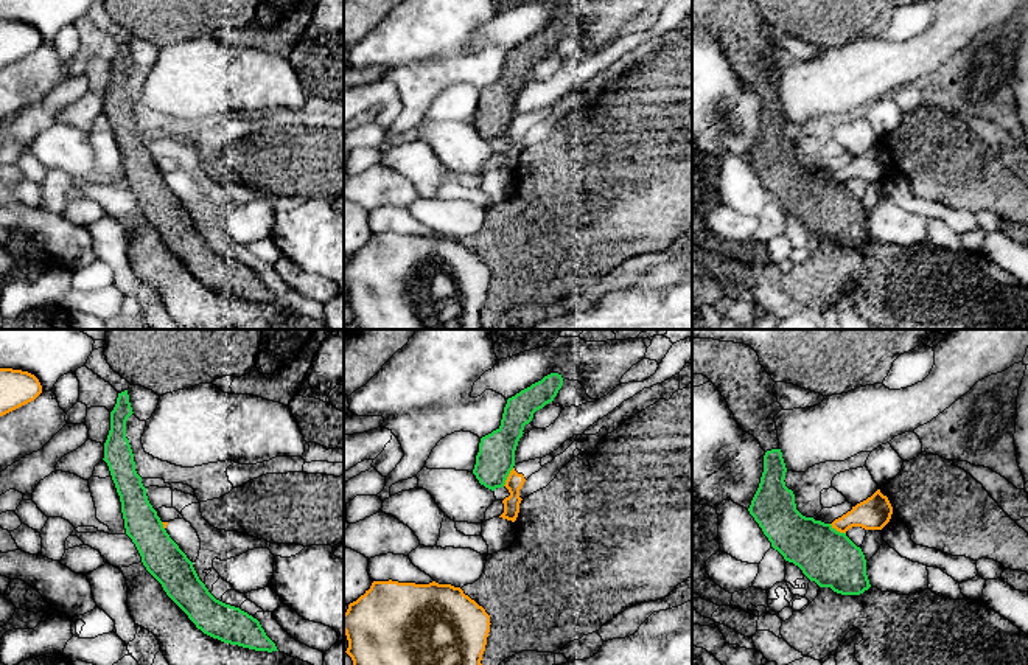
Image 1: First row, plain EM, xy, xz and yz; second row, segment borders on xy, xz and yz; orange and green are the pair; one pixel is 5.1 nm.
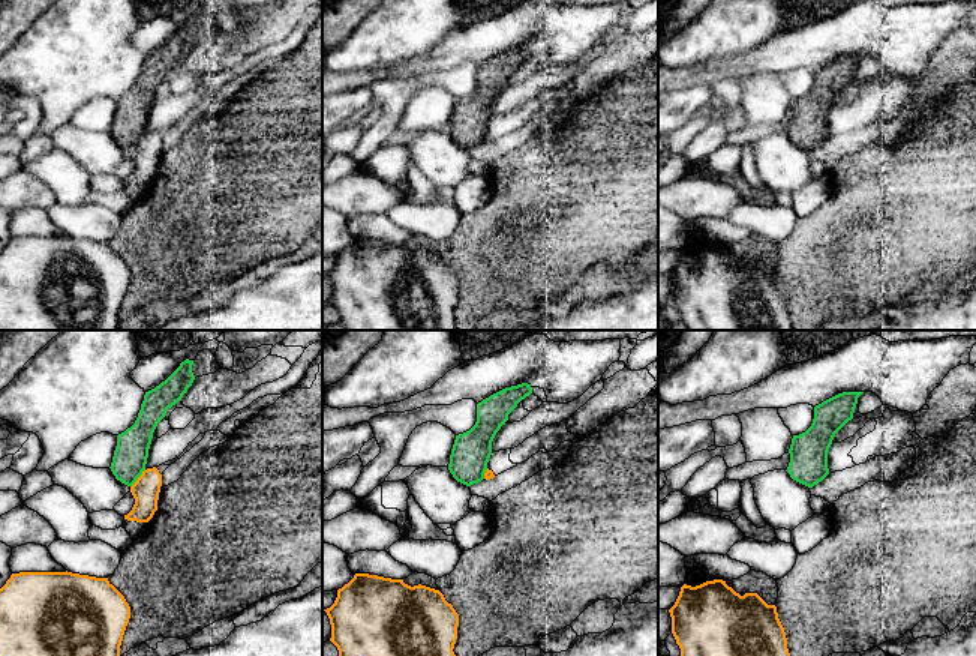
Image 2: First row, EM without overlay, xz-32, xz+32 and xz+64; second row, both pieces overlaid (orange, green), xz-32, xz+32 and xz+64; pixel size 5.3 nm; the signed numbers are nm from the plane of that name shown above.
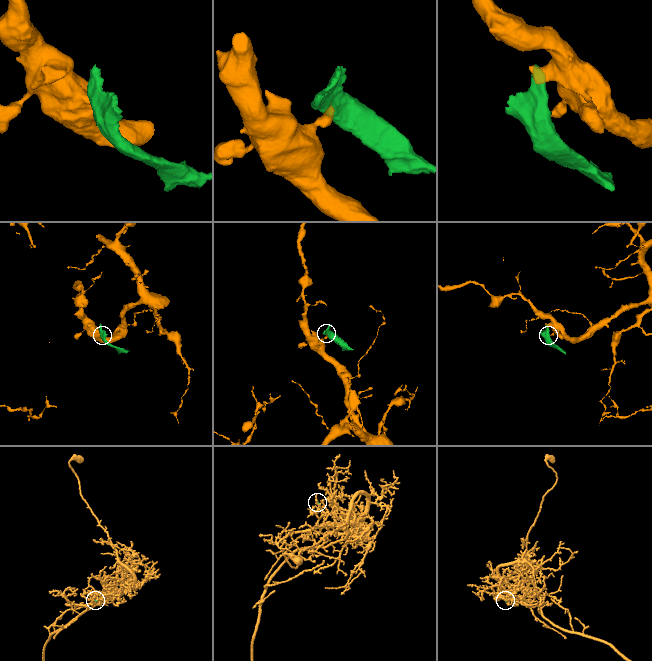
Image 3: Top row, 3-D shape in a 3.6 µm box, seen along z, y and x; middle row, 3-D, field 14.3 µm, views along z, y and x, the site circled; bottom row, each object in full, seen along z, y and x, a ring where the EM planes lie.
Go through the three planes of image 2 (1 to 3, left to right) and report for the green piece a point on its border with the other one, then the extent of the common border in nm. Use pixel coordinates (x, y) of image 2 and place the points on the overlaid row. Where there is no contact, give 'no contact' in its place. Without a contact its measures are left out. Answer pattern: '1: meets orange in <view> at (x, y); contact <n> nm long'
1: meets orange in xz-32 at (138, 478); contact 130 nm long
2: meets orange in xz+32 at (485, 473); contact 60 nm long
3: no contact

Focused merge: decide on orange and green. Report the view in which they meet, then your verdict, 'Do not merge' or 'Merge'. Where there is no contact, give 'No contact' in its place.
Touches orange in xz. Do not merge

